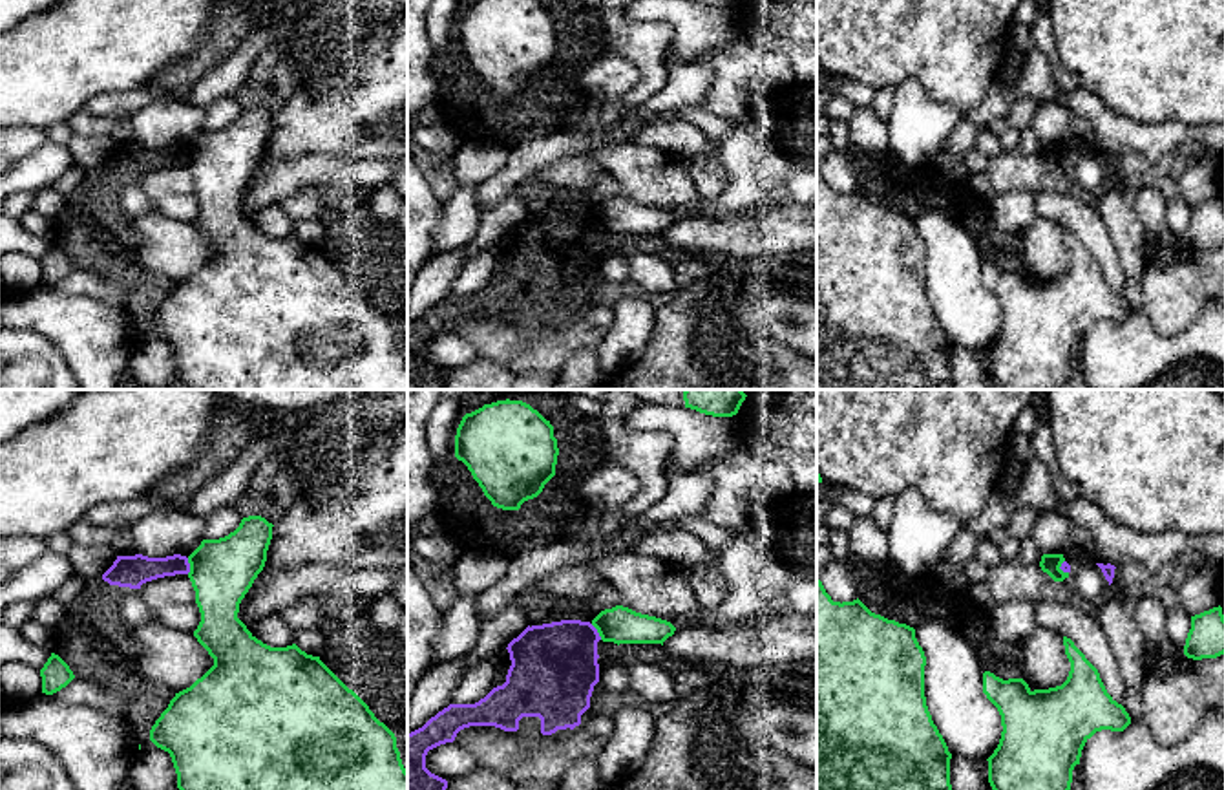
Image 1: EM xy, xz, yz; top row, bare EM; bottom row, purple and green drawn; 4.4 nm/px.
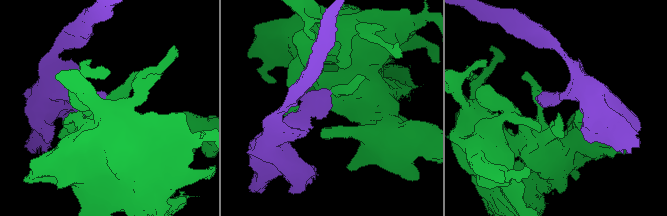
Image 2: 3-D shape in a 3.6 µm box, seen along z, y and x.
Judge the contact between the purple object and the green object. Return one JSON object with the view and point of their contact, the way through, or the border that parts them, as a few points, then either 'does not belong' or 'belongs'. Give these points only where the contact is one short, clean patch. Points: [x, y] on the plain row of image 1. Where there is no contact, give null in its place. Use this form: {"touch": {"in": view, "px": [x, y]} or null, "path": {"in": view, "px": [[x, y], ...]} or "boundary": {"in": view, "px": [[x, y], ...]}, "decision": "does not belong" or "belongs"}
{"touch": {"in": "xy", "px": [189, 156]}, "boundary": {"in": "xy", "px": [[187, 149], [189, 163]]}, "decision": "does not belong"}

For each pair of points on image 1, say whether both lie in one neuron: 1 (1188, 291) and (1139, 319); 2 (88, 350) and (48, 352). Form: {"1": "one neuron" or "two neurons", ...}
{"1": "two neurons", "2": "two neurons"}

